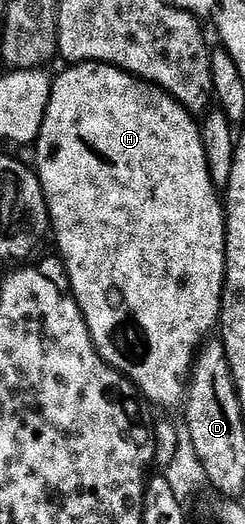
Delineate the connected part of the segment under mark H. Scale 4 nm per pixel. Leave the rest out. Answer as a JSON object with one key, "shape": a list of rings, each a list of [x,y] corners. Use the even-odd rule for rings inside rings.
{"shape":[[[81,61],[69,64],[68,69],[53,76],[48,90],[48,106],[44,108],[44,118],[40,124],[40,133],[36,136],[36,162],[34,168],[44,192],[44,202],[48,208],[51,236],[56,236],[56,249],[64,260],[63,272],[70,295],[80,308],[88,328],[97,355],[111,369],[124,374],[138,390],[145,402],[153,401],[156,405],[181,404],[186,393],[186,377],[194,361],[194,354],[201,344],[204,332],[217,324],[220,315],[221,281],[224,275],[225,245],[225,206],[221,194],[211,181],[206,155],[203,153],[202,139],[197,118],[164,90],[134,77],[117,65],[105,65],[103,61]]]}

